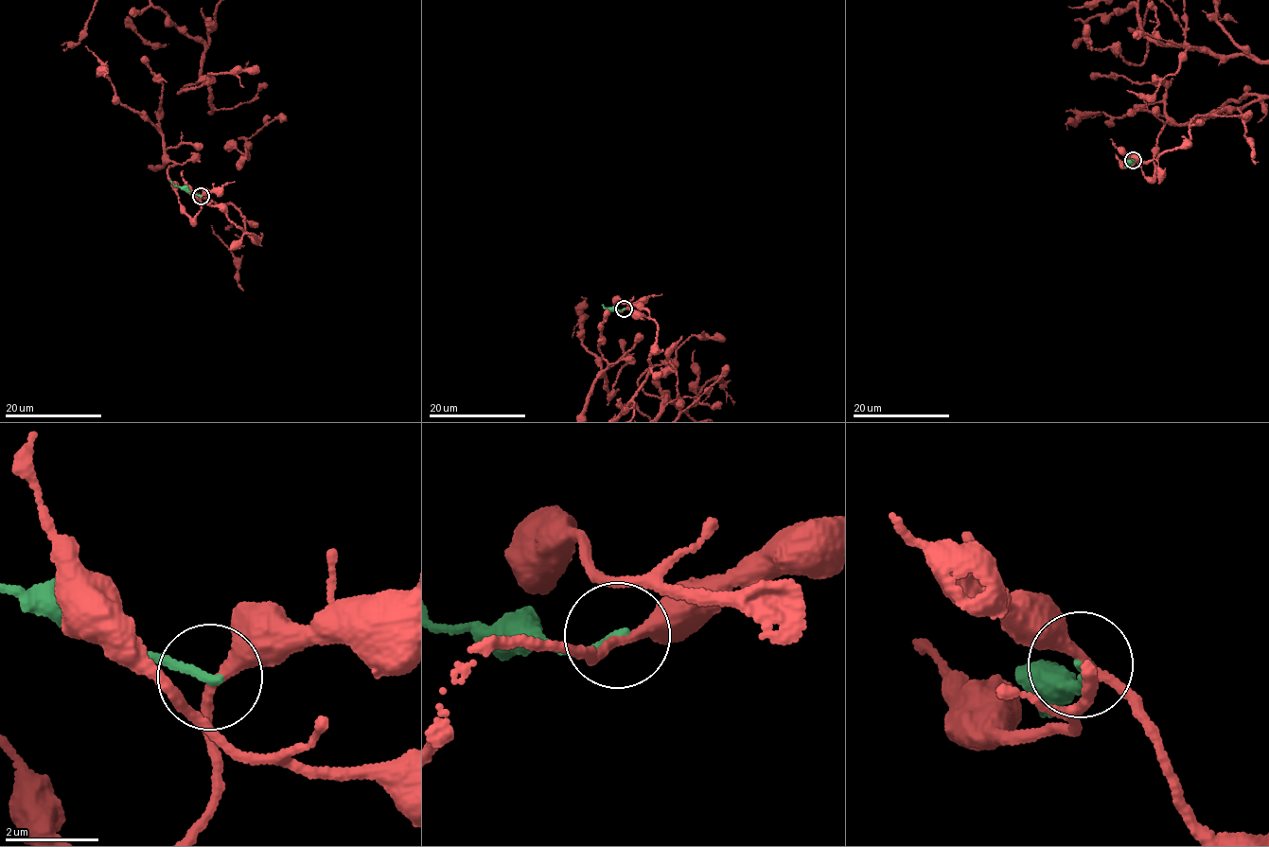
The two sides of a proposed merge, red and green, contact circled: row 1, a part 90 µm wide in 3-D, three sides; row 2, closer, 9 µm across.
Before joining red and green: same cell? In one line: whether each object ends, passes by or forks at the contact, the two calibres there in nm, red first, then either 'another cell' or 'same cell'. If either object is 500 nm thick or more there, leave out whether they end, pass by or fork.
red passes by | green ends | 240/180 nm | another cell

